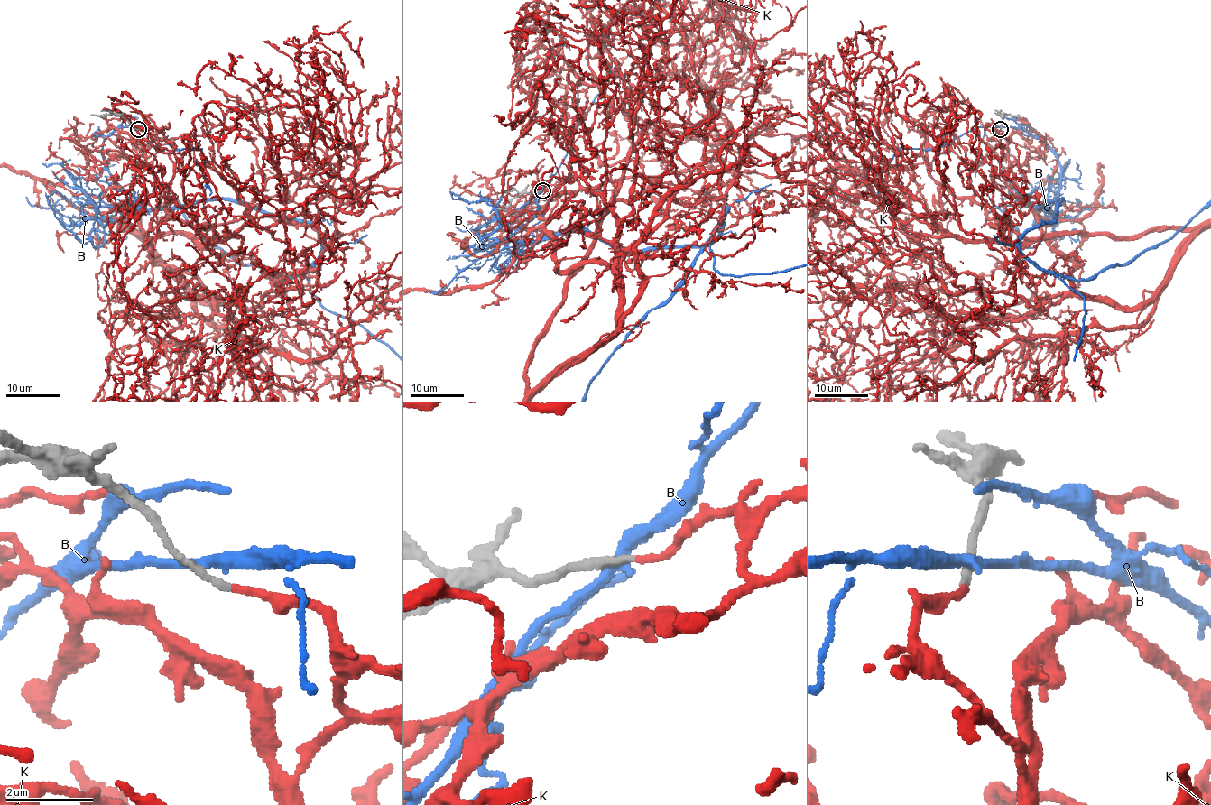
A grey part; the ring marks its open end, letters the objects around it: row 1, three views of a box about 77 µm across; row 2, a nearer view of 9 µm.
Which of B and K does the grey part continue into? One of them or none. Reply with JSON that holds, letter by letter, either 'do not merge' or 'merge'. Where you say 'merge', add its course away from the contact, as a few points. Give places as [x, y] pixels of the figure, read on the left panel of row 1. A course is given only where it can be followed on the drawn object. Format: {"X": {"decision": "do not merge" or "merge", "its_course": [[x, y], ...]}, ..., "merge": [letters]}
{"B": {"decision": "do not merge"}, "K": {"decision": "merge"}, "merge": ["K"]}

